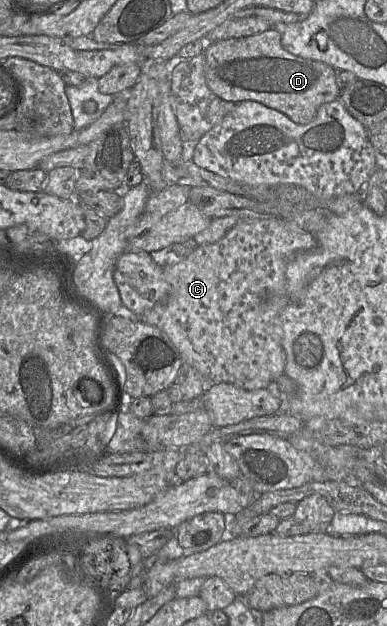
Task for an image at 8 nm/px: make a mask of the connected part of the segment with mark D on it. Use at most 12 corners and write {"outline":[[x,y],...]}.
{"outline":[[273,27],[209,43],[207,85],[300,125],[341,92],[336,69]]}

